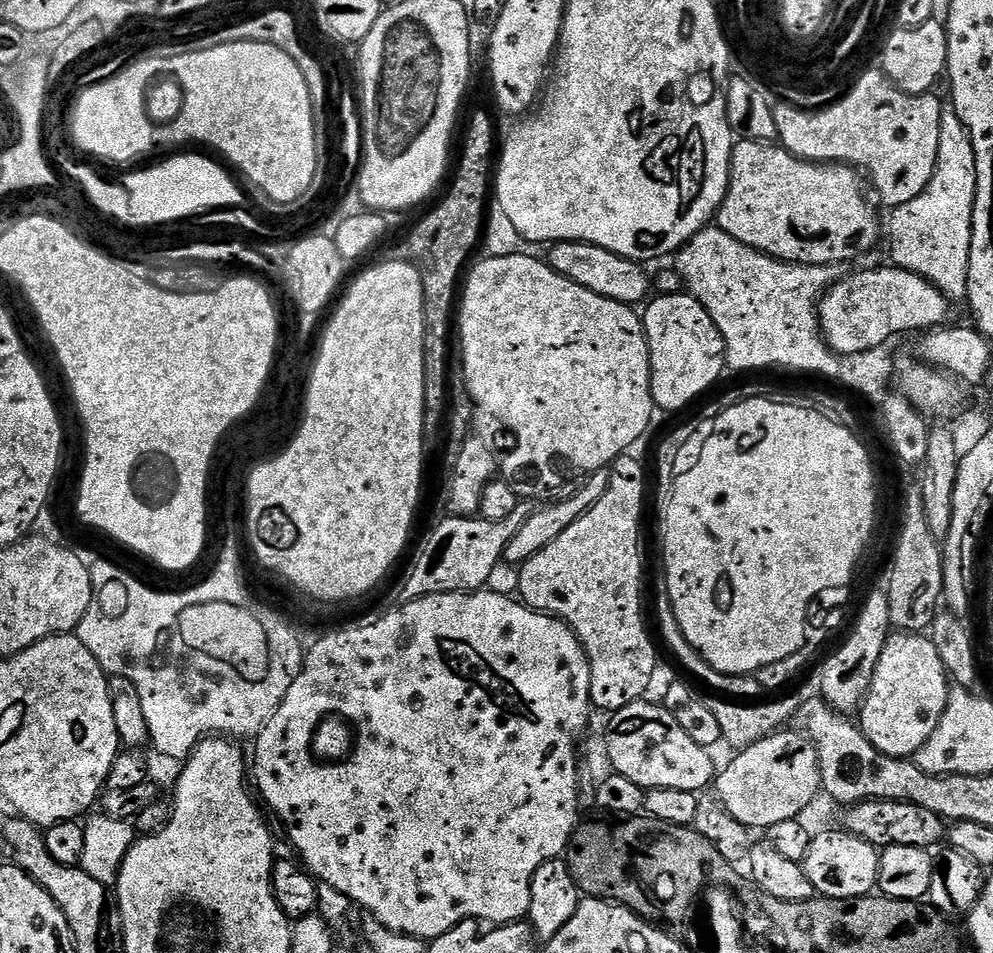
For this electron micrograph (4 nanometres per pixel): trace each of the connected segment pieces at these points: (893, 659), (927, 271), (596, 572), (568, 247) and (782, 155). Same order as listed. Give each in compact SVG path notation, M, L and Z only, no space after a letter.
M897 631L889 635L886 646L882 650L882 658L878 658L878 666L874 670L872 685L868 697L860 706L858 726L864 731L864 736L882 754L891 756L915 757L916 751L934 734L938 722L948 705L950 677L939 657L935 644L927 635Z
M951 106L944 108L942 114L942 122L938 126L938 158L934 166L934 174L930 178L930 182L926 186L926 190L922 190L922 194L918 194L918 198L910 198L910 202L906 202L902 206L891 209L892 217L886 220L886 244L888 240L888 248L892 251L891 263L898 268L904 268L906 271L912 271L916 275L928 280L942 292L944 296L952 302L957 300L963 301L968 295L968 263L970 262L970 242L972 241L972 215L974 214L974 202L976 201L976 159L974 158L974 146L970 142L970 134L962 122L958 118L958 114Z
M625 454L610 465L610 486L598 502L574 526L562 530L546 550L538 550L519 569L519 599L537 612L559 616L580 637L590 662L590 694L592 703L605 714L622 710L626 706L643 701L656 676L656 648L648 637L644 616L640 613L640 579L644 576L644 564L640 561L640 515L644 512L644 468Z
M566 240L553 243L550 251L552 253L546 256L546 260L555 272L570 278L570 282L578 282L578 286L586 286L586 290L594 290L594 294L607 300L640 306L649 299L653 291L654 284L650 279L650 272L648 276L647 270L644 269L647 267L643 263L627 260L610 250L602 250L602 246Z
M737 139L732 146L728 193L715 223L730 238L773 260L844 266L847 260L866 255L882 240L882 220L876 217L860 176L847 164L799 160L775 143Z

